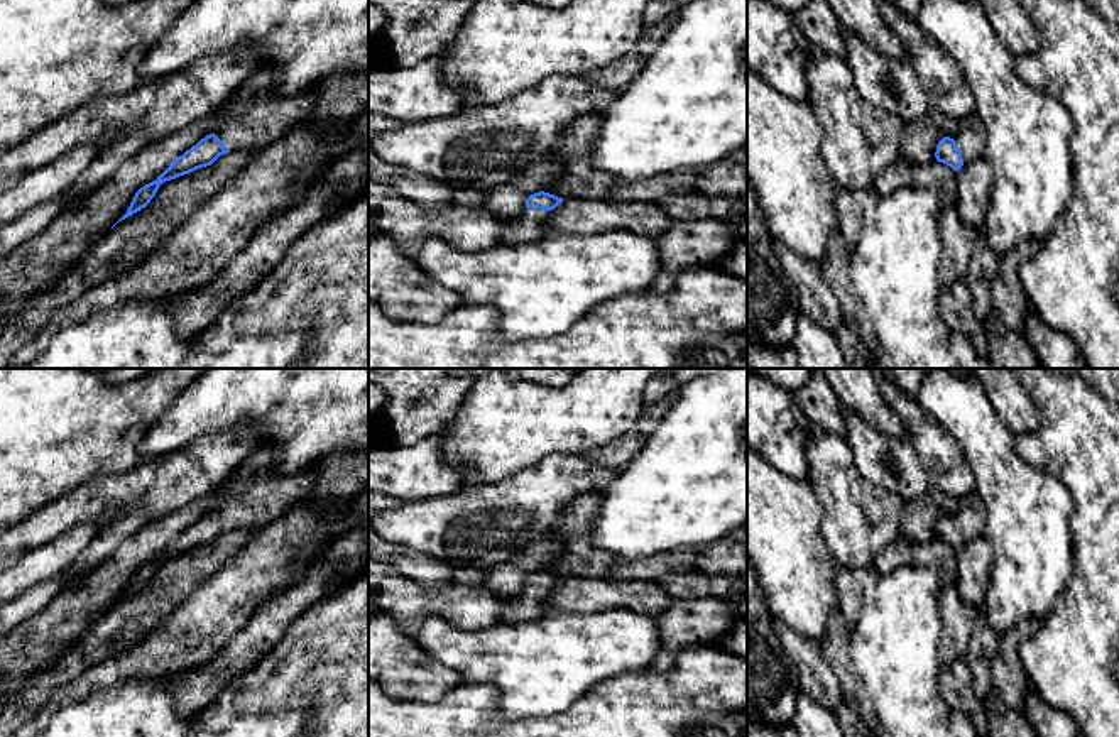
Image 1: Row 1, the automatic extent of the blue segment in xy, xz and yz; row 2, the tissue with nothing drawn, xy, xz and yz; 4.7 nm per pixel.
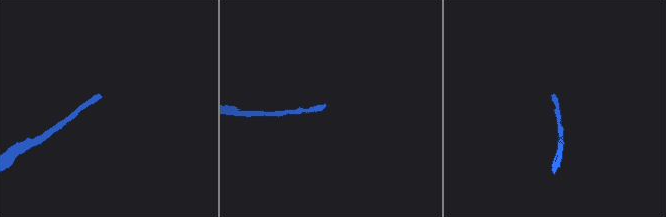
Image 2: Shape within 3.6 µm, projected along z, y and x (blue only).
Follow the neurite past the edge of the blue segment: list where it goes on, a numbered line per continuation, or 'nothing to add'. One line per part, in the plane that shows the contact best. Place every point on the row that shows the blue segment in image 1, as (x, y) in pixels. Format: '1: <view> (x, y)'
1: yz (971, 139)

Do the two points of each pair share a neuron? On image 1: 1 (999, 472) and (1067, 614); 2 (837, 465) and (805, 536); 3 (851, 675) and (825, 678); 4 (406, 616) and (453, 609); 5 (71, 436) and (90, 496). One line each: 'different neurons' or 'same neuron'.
1: different neurons
2: different neurons
3: different neurons
4: same neuron
5: different neurons

